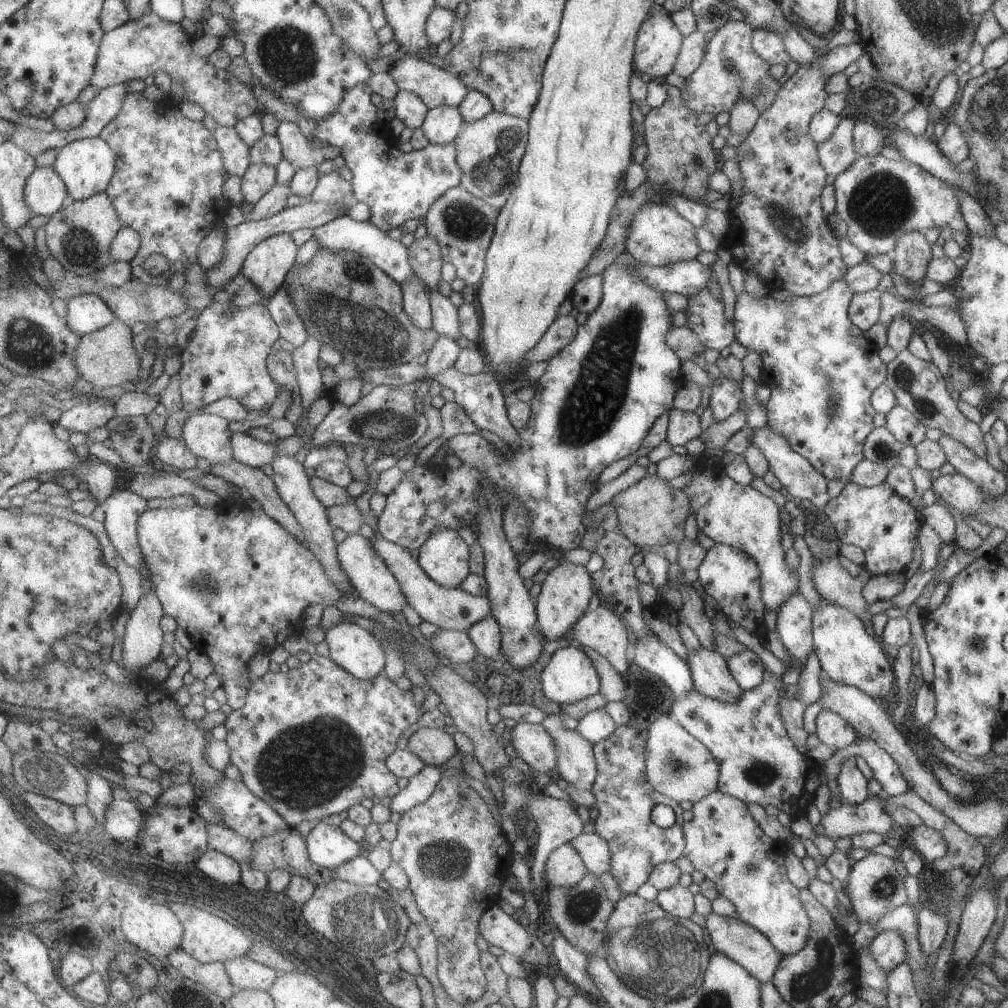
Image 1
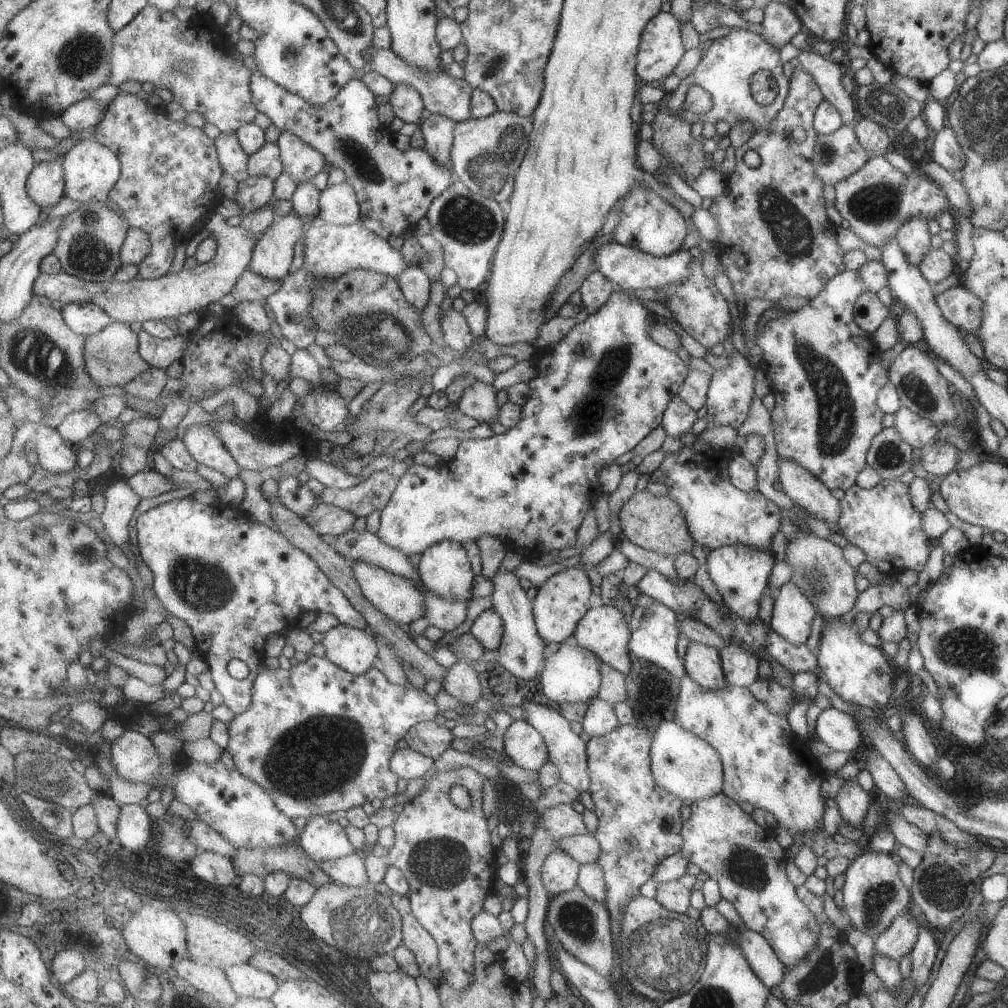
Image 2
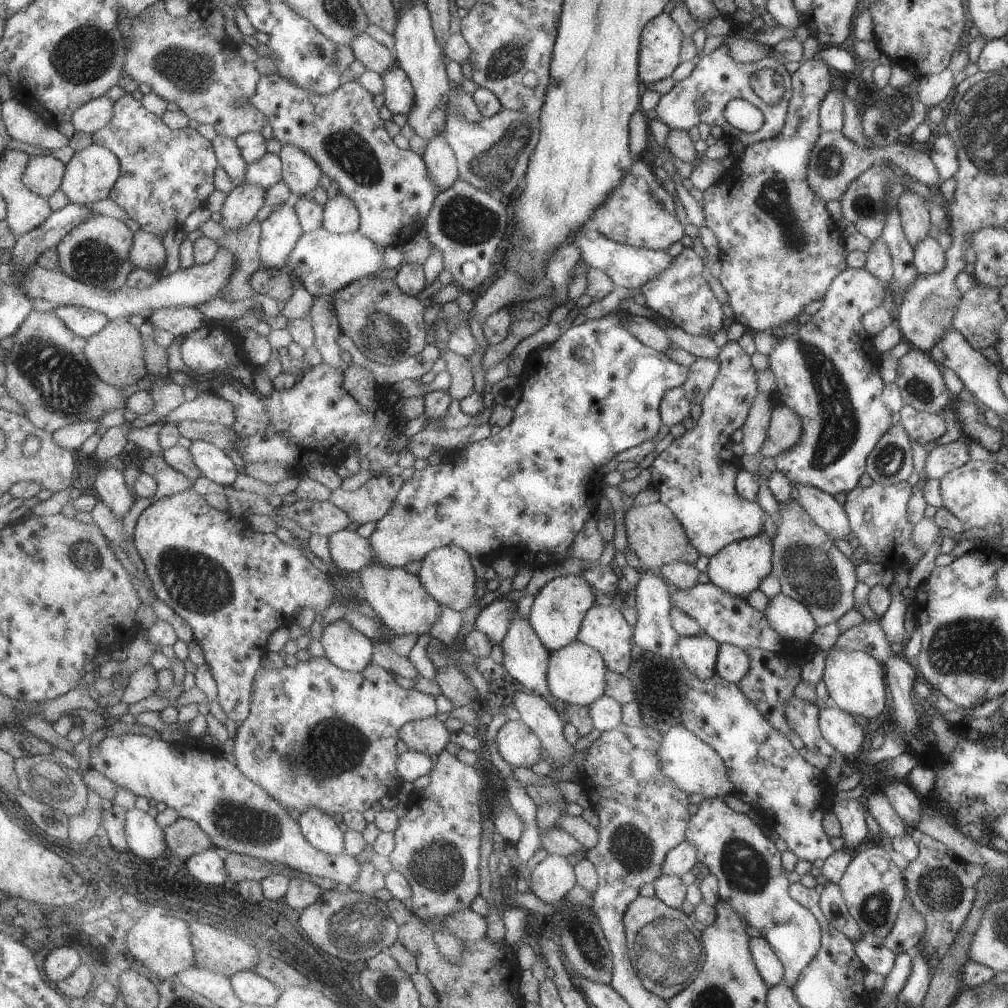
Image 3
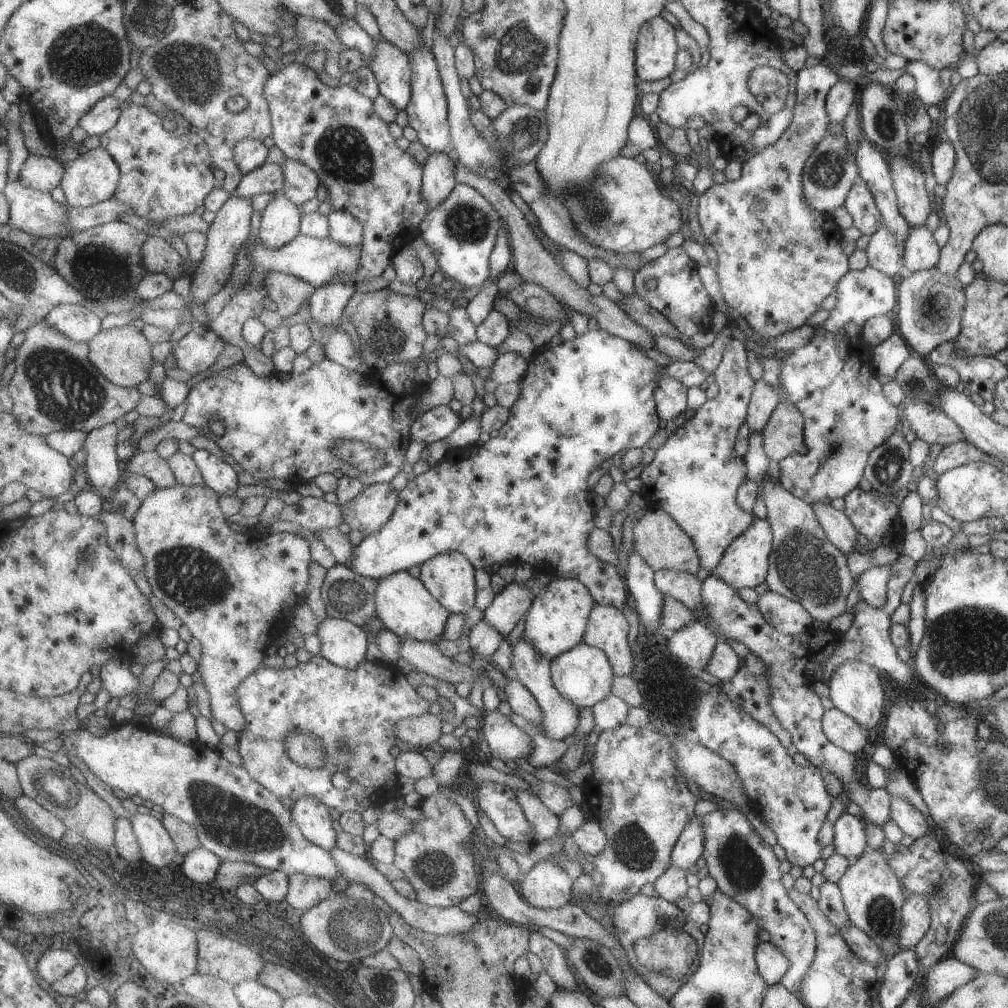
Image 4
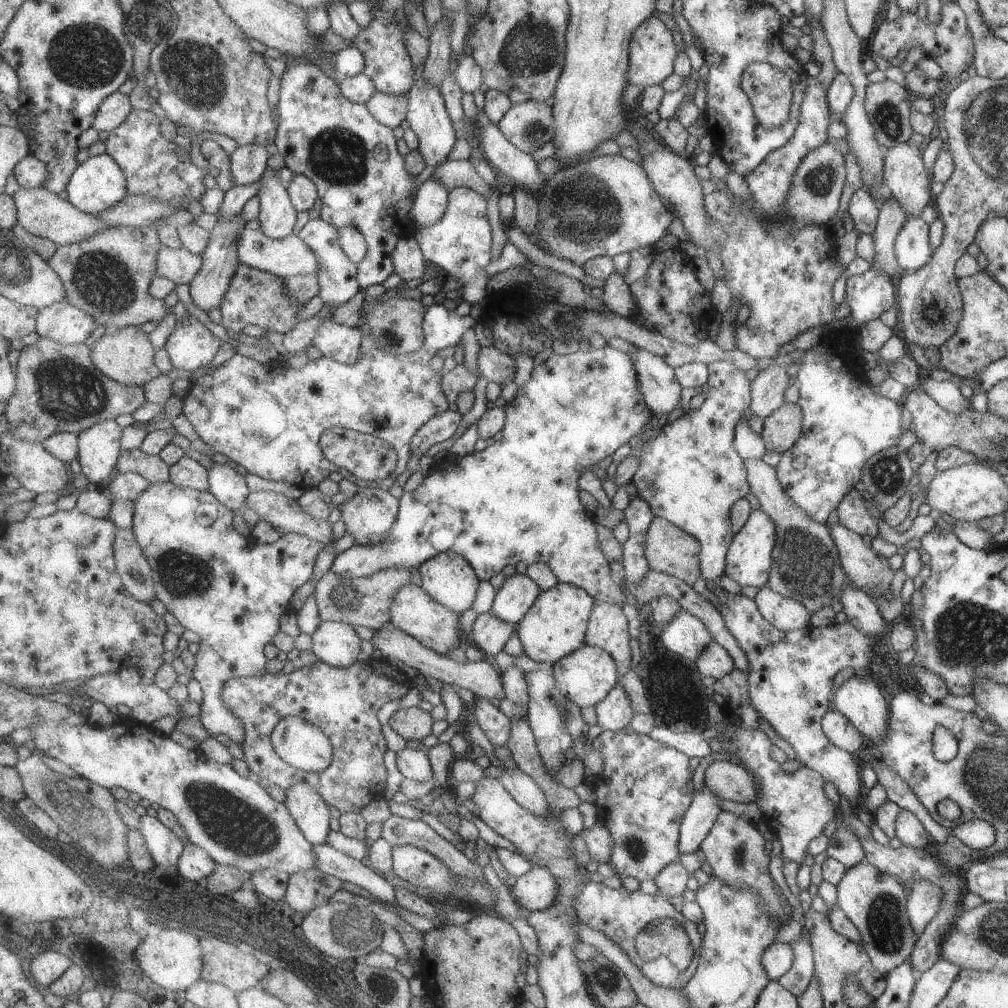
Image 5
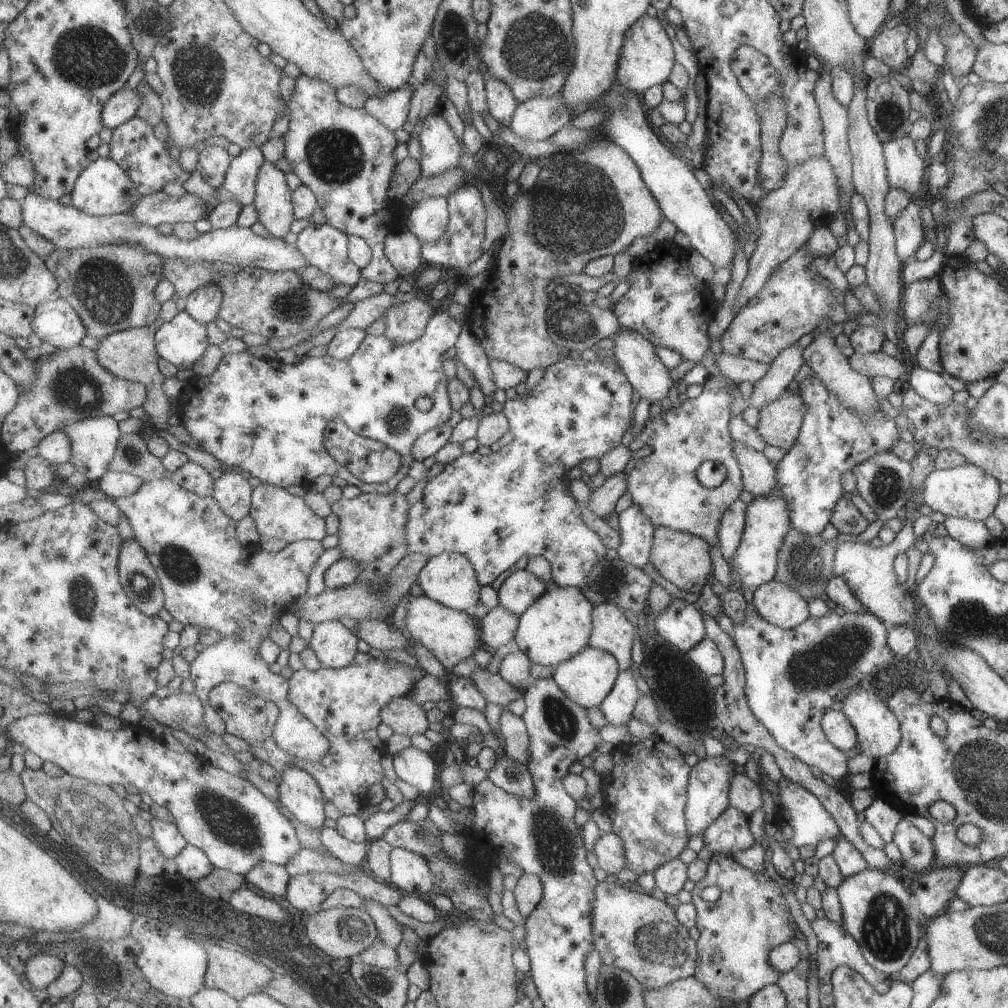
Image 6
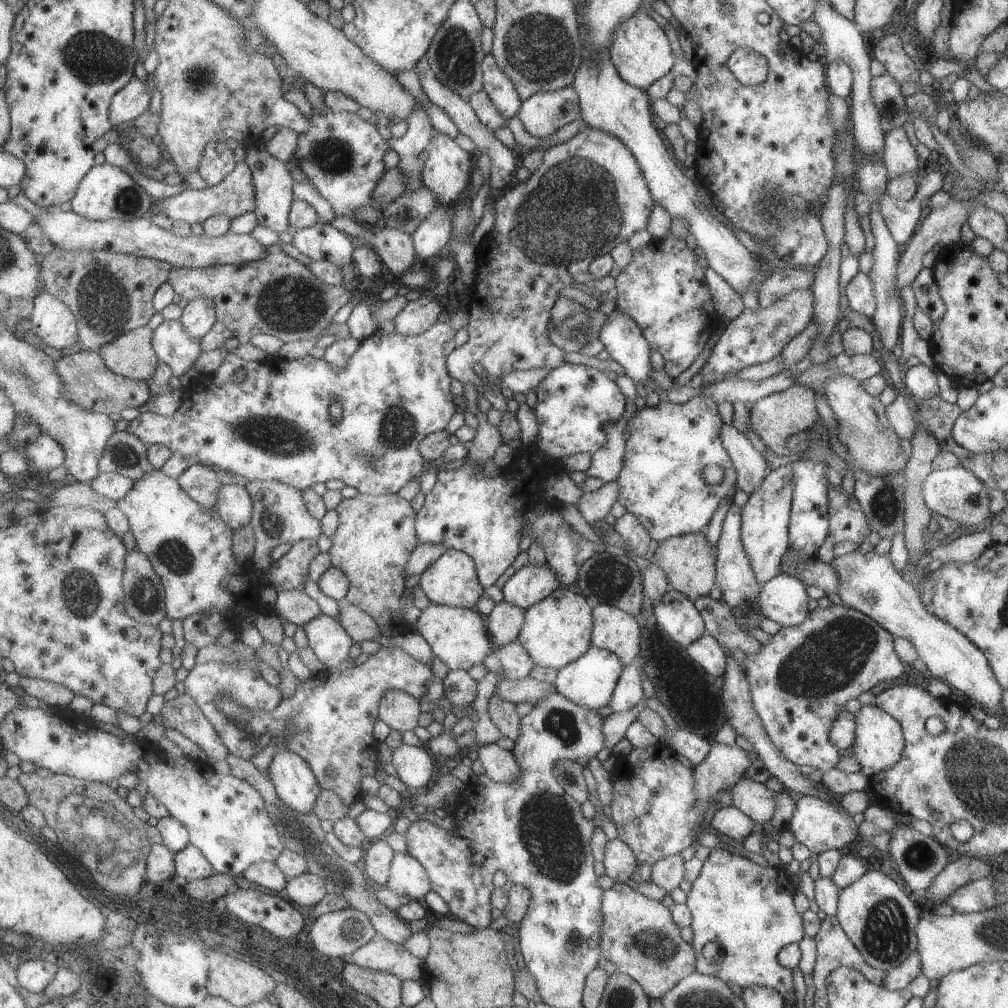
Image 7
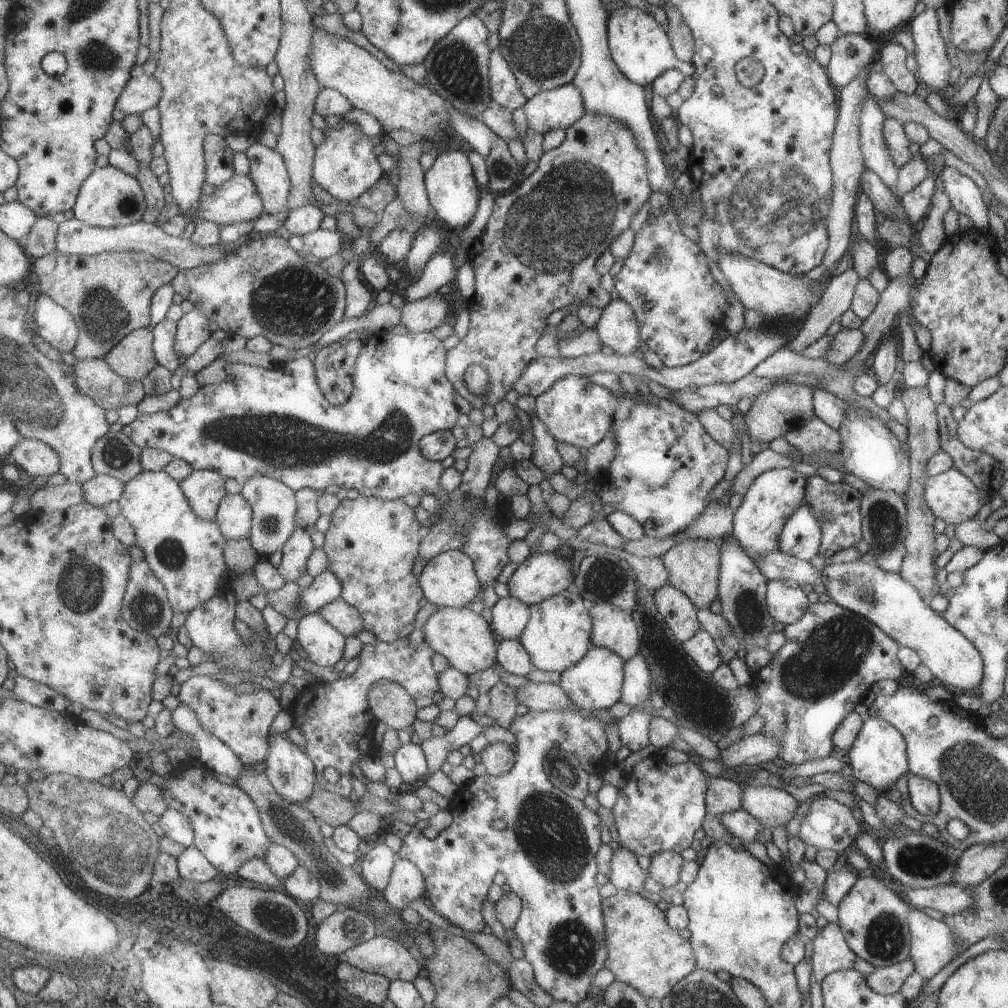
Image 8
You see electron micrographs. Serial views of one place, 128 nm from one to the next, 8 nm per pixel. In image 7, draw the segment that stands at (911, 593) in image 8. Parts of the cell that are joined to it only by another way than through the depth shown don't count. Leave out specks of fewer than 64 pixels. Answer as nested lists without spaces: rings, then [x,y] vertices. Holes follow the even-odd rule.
[[[856,550],[832,559],[829,565],[839,578],[837,593],[842,604],[863,612],[894,638],[909,640],[916,648],[919,658],[926,664],[929,674],[948,684],[959,697],[970,700],[989,714],[1002,706],[1003,688],[984,651],[956,627],[926,611],[920,599],[922,589],[906,581],[894,569],[889,555],[879,555],[872,550],[868,553]]]

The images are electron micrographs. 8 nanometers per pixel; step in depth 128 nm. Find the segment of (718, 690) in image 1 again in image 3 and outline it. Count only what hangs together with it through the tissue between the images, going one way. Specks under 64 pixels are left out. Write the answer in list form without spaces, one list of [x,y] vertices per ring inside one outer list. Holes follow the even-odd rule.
[[[706,633],[677,638],[676,655],[680,656],[690,672],[703,681],[716,675],[719,642]]]

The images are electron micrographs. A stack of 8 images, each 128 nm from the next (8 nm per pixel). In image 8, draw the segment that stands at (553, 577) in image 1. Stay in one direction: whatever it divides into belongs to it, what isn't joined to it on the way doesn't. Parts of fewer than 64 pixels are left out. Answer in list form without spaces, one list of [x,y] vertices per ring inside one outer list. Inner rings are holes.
[[[568,590],[546,602],[536,603],[531,609],[531,623],[520,639],[530,651],[535,666],[540,670],[566,672],[576,666],[594,646],[591,640],[594,634],[592,616],[588,616],[588,610],[579,592]]]

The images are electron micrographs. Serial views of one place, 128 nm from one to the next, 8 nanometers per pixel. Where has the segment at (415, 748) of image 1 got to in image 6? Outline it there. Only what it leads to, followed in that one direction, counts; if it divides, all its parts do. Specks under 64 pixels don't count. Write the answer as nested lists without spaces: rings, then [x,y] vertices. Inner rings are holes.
[[[410,695],[394,699],[391,704],[383,711],[383,721],[389,725],[395,733],[416,736],[424,735],[431,729],[428,712],[424,706],[412,700]]]

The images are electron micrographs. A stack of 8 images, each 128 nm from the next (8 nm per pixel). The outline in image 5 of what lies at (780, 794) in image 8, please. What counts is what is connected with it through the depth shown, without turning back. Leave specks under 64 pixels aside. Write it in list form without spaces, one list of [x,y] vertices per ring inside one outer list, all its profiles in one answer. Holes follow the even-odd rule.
[[[712,760],[704,773],[704,782],[718,798],[740,804],[757,801],[755,778],[745,767],[730,761]]]

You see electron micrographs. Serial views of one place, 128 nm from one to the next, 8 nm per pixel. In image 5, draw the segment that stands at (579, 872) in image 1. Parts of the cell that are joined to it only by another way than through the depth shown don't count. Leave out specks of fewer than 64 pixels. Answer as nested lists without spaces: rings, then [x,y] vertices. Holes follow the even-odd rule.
[[[533,866],[529,873],[518,878],[514,894],[527,913],[531,913],[556,906],[560,890],[560,878],[550,868]]]

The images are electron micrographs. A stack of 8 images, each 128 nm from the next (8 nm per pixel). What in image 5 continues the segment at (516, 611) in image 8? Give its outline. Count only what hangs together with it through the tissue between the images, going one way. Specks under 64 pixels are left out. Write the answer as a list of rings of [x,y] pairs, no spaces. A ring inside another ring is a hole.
[[[492,611],[479,615],[471,634],[471,641],[476,642],[487,655],[498,657],[516,631],[519,631],[518,626],[502,620]]]

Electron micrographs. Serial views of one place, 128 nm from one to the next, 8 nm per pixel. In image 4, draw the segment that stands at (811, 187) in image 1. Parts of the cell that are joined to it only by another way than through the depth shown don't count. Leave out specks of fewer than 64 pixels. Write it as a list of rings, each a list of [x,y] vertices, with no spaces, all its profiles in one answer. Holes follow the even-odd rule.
[[[823,62],[812,68],[802,68],[797,73],[796,105],[790,127],[777,142],[748,158],[737,179],[712,184],[700,196],[698,219],[704,236],[718,254],[719,263],[714,269],[724,301],[740,313],[762,340],[774,340],[804,326],[814,312],[821,310],[822,302],[836,290],[838,280],[850,270],[849,257],[842,250],[841,229],[831,217],[808,206],[802,185],[806,160],[828,133],[825,103],[828,92],[840,79],[833,69]]]

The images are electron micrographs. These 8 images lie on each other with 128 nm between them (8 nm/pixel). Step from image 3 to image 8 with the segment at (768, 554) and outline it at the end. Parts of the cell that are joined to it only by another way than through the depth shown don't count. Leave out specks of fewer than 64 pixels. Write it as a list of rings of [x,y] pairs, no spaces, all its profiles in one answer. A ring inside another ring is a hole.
[[[791,468],[772,469],[759,474],[748,487],[743,488],[743,500],[733,518],[733,536],[737,542],[748,552],[752,560],[765,557],[767,552],[779,549],[778,539],[789,516],[803,503],[807,476]]]

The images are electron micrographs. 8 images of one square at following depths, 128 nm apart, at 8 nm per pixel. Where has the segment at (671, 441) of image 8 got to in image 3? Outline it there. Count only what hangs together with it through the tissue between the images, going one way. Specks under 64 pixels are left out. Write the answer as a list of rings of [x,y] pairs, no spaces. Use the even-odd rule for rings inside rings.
[[[728,341],[719,348],[720,370],[714,379],[713,385],[701,400],[701,413],[696,419],[696,426],[687,430],[679,438],[658,454],[648,470],[653,478],[651,488],[660,494],[659,501],[665,504],[682,523],[688,538],[700,554],[710,558],[722,547],[734,541],[759,535],[764,531],[763,508],[757,501],[747,501],[739,496],[735,489],[735,480],[738,466],[728,460],[720,458],[734,458],[732,454],[732,433],[744,426],[752,401],[759,393],[757,387],[757,370],[752,367],[750,355],[744,352],[738,341]]]

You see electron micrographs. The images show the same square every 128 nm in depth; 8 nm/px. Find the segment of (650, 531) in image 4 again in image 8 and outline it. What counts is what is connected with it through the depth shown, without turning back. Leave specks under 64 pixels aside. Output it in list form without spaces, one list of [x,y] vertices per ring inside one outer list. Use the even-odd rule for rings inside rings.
[[[692,539],[679,542],[661,557],[670,573],[669,582],[681,590],[700,609],[709,609],[718,598],[721,550],[714,541]]]

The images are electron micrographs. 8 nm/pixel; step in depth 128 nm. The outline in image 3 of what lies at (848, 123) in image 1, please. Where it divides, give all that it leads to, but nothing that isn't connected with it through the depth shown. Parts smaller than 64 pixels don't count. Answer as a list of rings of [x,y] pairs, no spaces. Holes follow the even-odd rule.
[[[823,131],[813,146],[806,180],[812,192],[827,203],[830,200],[841,200],[849,184],[856,180],[872,165],[886,162],[897,169],[901,176],[918,180],[928,187],[938,188],[941,181],[935,164],[928,152],[920,152],[900,140],[885,147],[876,145],[867,148],[857,147],[842,131]]]

